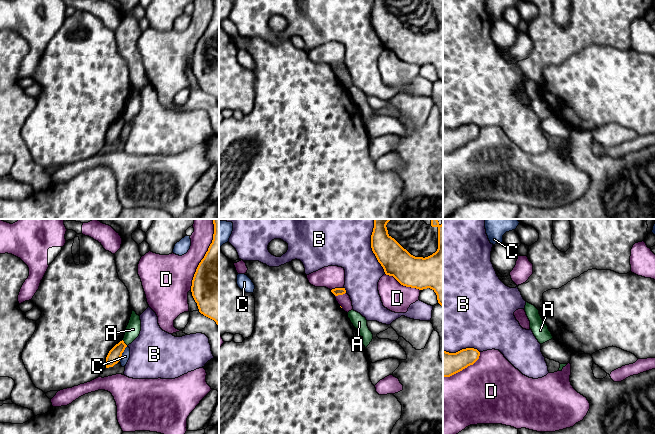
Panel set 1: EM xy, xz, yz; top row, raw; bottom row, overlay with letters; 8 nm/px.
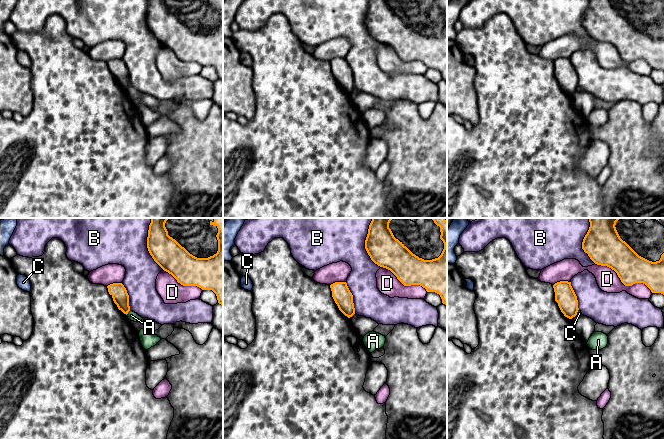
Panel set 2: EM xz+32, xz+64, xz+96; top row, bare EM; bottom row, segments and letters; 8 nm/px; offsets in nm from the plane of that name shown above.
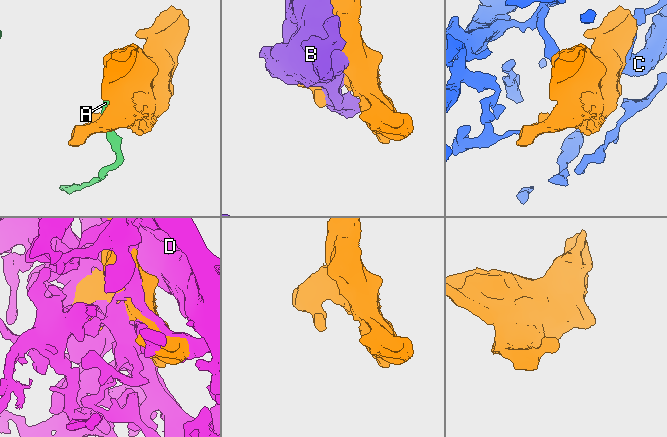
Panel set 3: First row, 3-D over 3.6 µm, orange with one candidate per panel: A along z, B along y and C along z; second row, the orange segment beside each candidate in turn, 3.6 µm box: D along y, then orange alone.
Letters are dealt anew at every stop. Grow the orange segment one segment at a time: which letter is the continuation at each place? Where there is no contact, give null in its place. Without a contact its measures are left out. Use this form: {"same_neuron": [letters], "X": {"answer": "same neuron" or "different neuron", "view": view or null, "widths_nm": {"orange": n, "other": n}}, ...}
{"same_neuron": [], "A": {"answer": "different neuron", "view": "xy", "widths_nm": {"orange": 110, "other": 120}}, "B": {"answer": "different neuron", "view": "xz", "widths_nm": {"orange": 240, "other": 360}}, "C": {"answer": "different neuron", "view": "xy", "widths_nm": {"orange": 110, "other": 70}}, "D": {"answer": "different neuron", "view": "xy", "widths_nm": {"orange": 420, "other": 260}}}

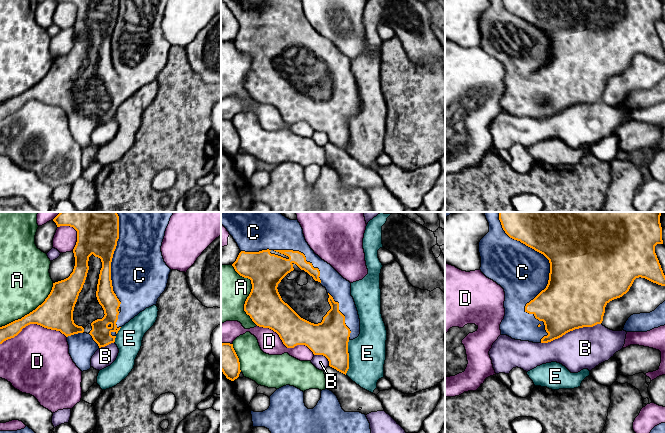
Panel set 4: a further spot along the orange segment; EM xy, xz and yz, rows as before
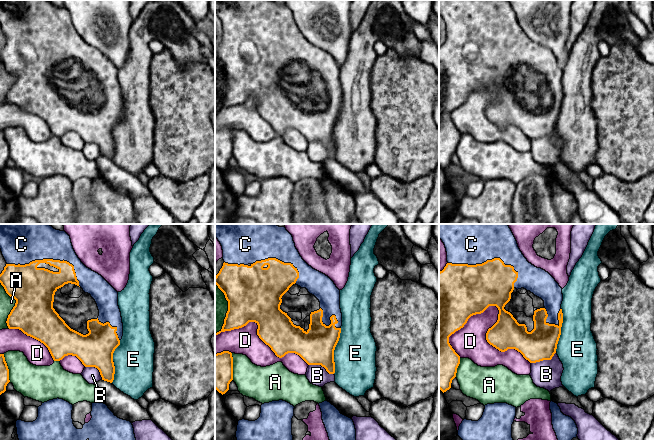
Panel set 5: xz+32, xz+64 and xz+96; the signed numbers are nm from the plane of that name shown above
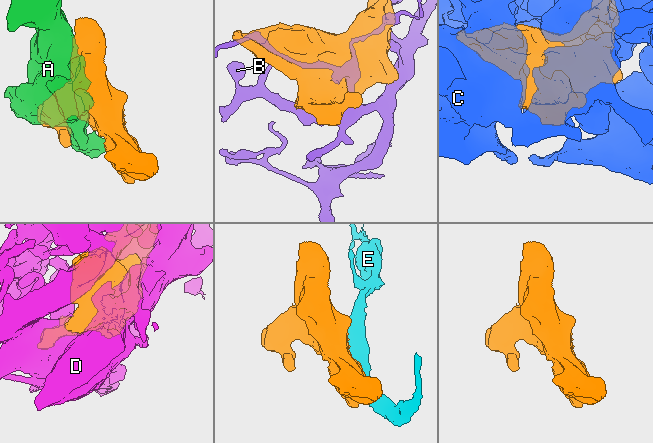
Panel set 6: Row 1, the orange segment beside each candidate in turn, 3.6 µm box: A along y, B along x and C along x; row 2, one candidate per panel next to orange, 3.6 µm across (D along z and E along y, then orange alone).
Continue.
{"same_neuron": ["C"], "A": {"answer": "different neuron", "view": "xz", "widths_nm": {"orange": 300, "other": 400}}, "B": {"answer": "different neuron", "view": "yz", "widths_nm": {"orange": 480, "other": 340}}, "C": {"answer": "same neuron", "view": "yz", "widths_nm": {"orange": 500, "other": 400}}, "D": {"answer": "different neuron", "view": "xy", "widths_nm": {"orange": 280, "other": 440}}, "E": {"answer": "different neuron", "view": "xz", "widths_nm": {"orange": 300, "other": 300}}}

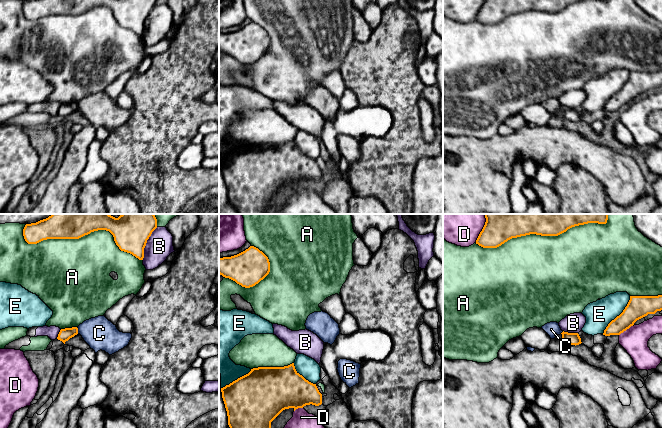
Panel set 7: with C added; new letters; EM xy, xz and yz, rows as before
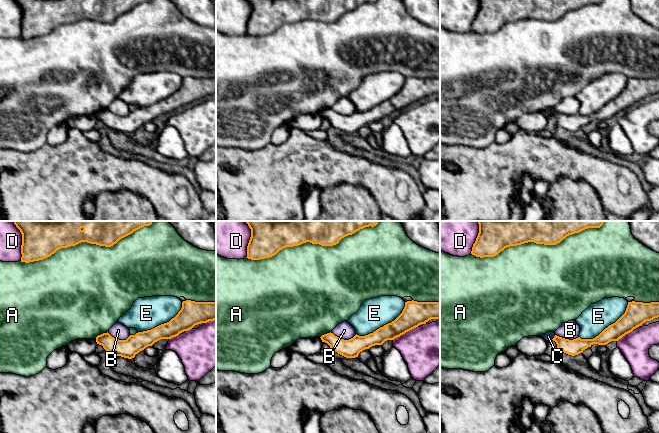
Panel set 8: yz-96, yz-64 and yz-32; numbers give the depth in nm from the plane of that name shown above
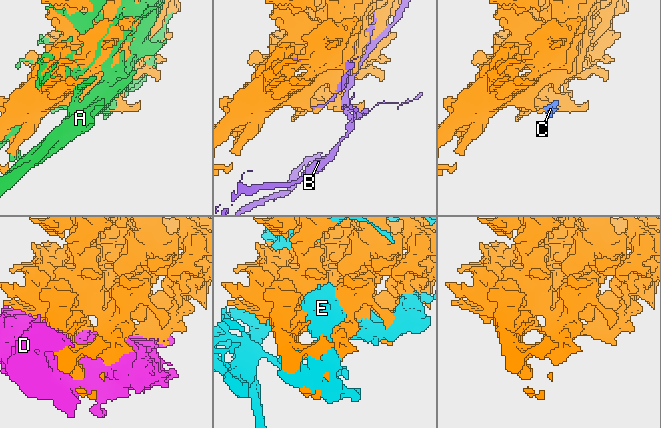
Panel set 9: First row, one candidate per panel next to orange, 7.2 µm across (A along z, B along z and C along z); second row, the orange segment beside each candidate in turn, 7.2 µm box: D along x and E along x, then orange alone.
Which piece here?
{"same_neuron": [], "A": {"answer": "different neuron", "view": "xy", "widths_nm": {"orange": 130, "other": 460}}, "B": {"answer": "different neuron", "view": "xy", "widths_nm": {"orange": 240, "other": 220}}, "C": {"answer": "different neuron", "view": "xy", "widths_nm": {"orange": 100, "other": 260}}, "D": {"answer": "different neuron", "view": "yz", "widths_nm": {"orange": 190, "other": 190}}, "E": {"answer": "different neuron", "view": "yz", "widths_nm": {"orange": 180, "other": 220}}}

